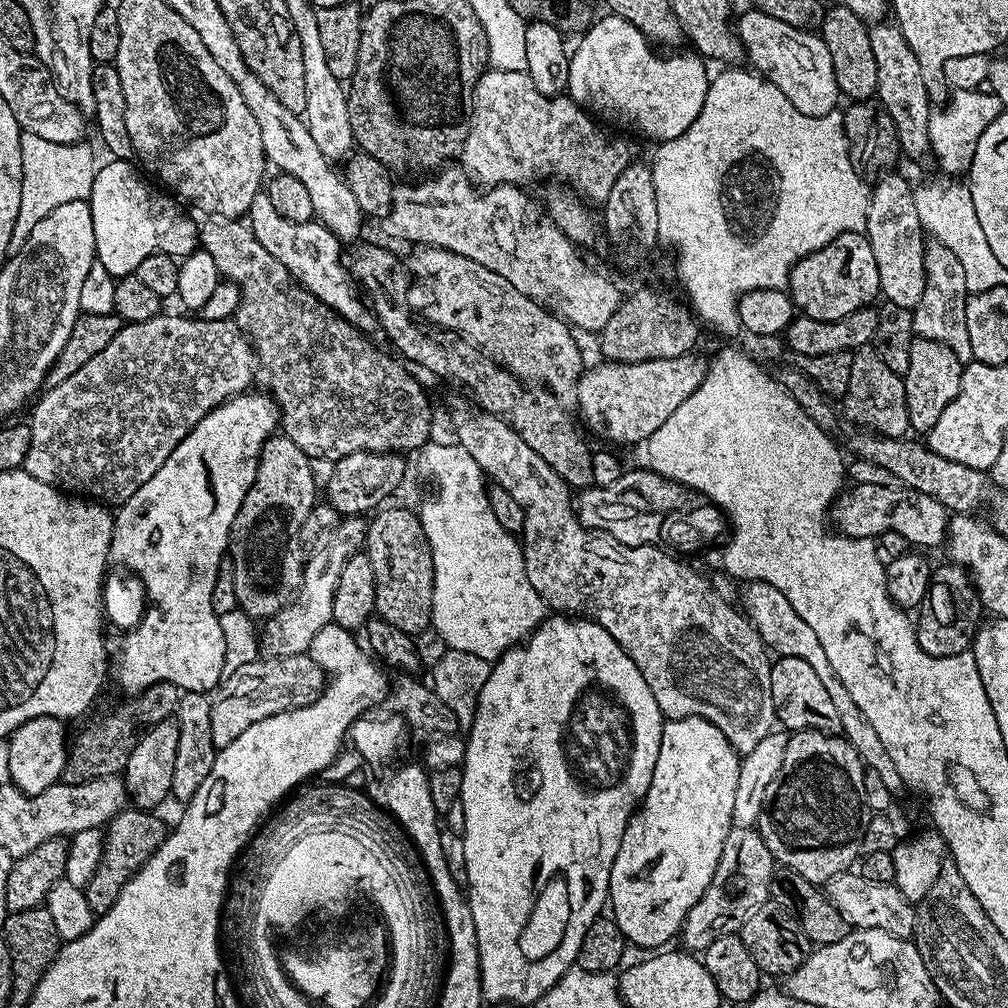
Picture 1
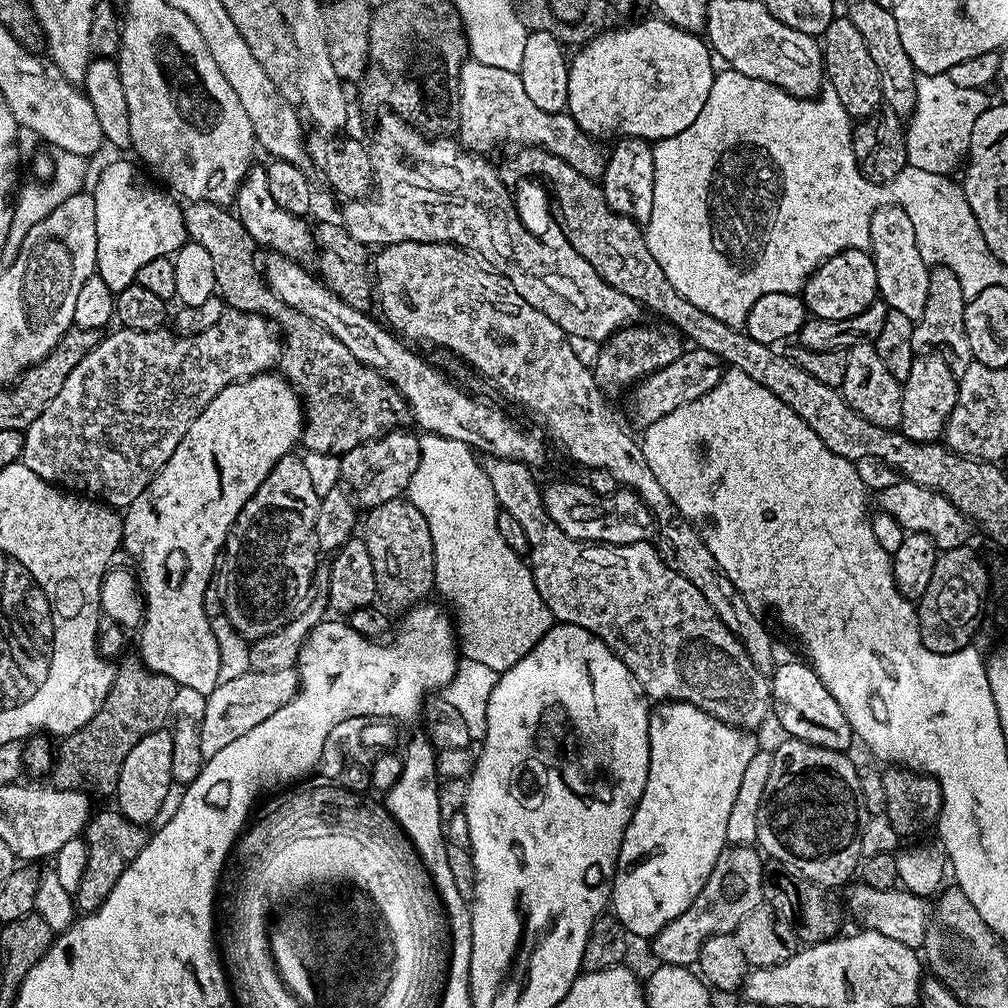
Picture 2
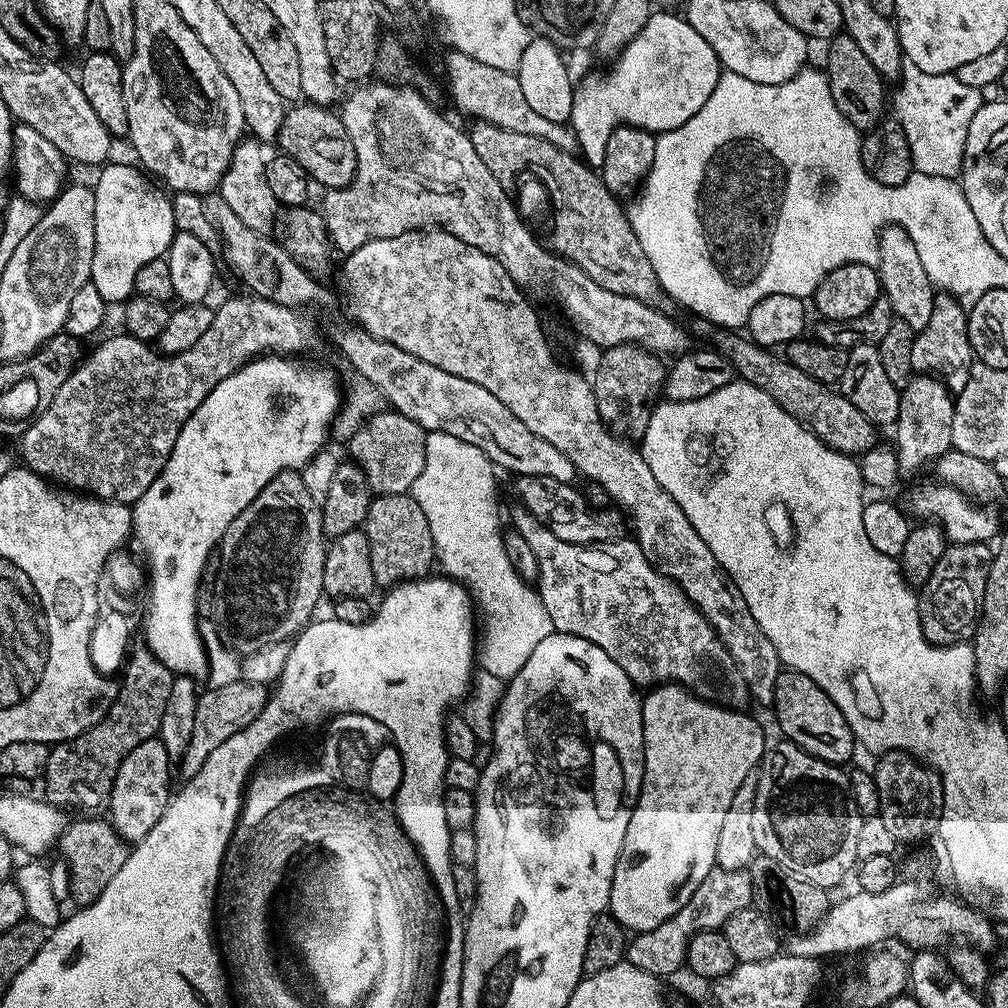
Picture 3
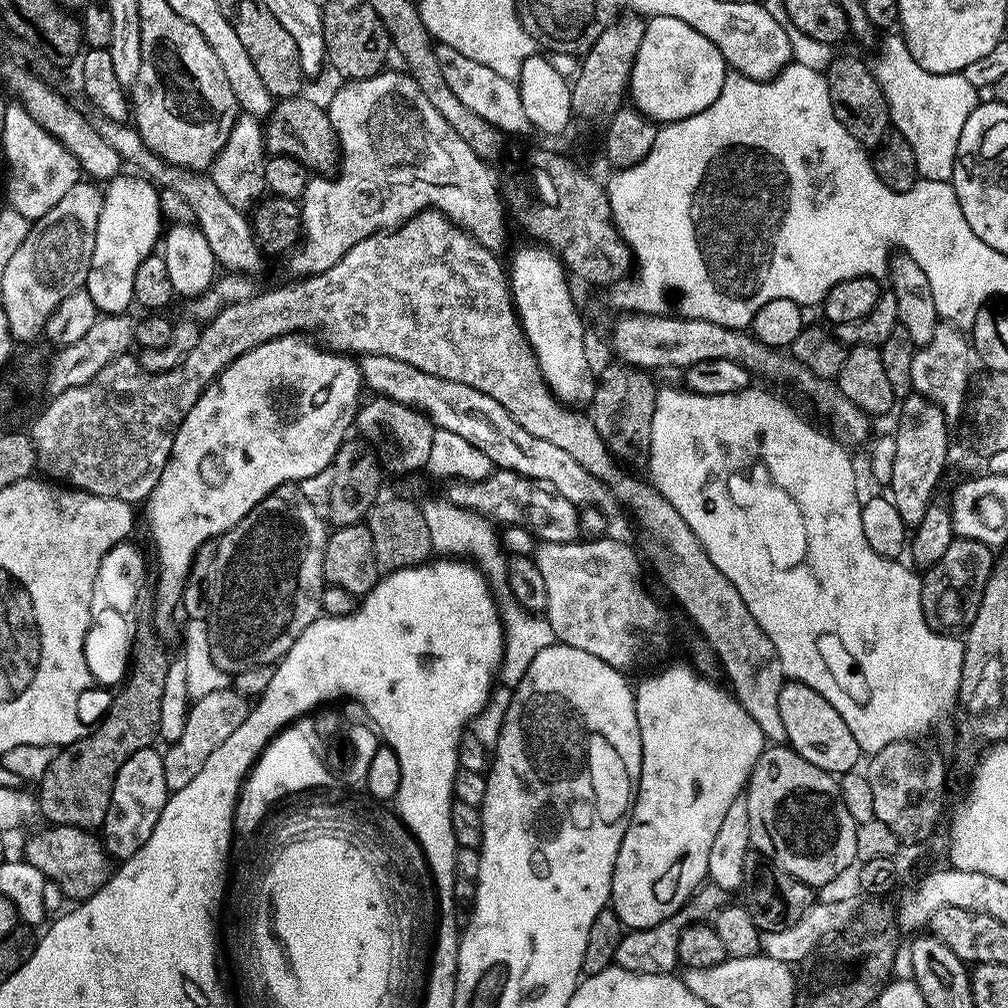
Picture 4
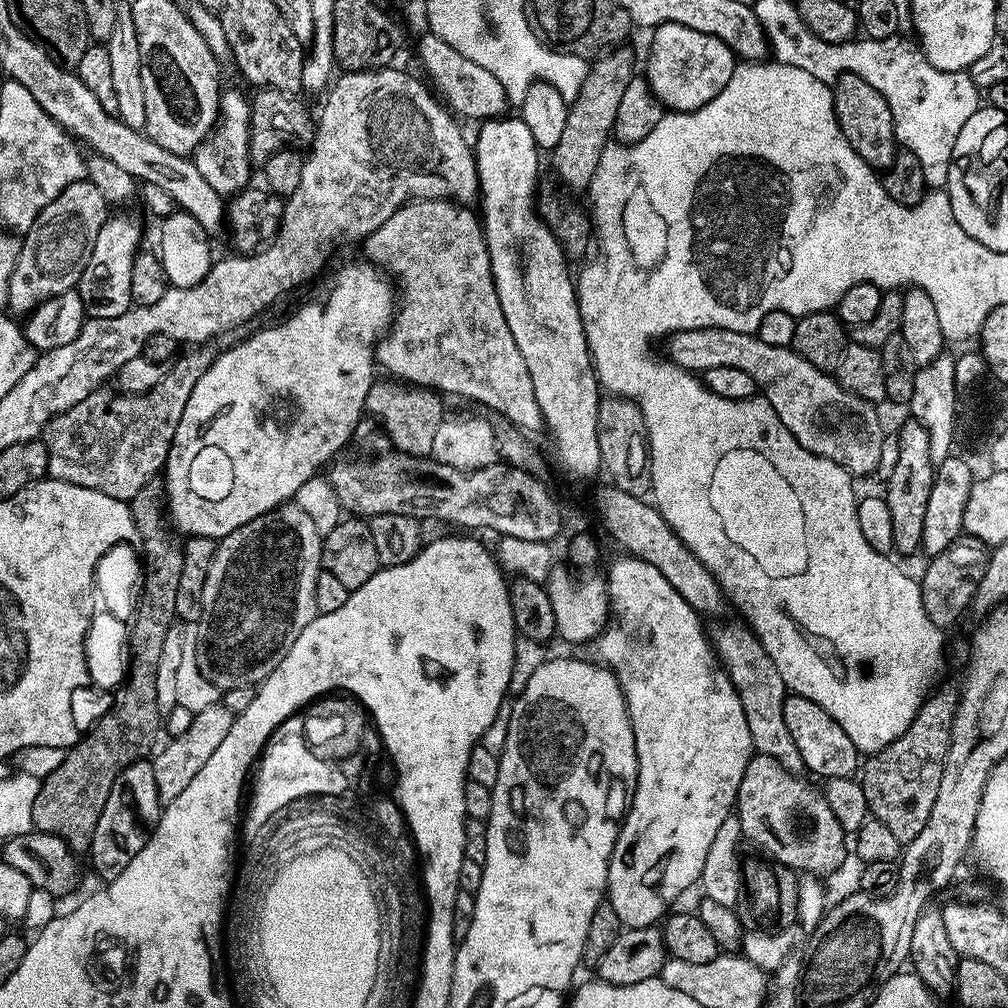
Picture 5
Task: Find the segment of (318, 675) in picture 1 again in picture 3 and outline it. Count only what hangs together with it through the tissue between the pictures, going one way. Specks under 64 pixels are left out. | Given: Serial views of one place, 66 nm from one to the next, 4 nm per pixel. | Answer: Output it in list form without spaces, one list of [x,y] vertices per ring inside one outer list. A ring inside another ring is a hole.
[[[243,682],[232,685],[212,688],[208,693],[201,695],[196,702],[196,713],[194,714],[194,734],[190,734],[190,746],[186,746],[184,756],[178,761],[178,772],[180,768],[181,777],[187,778],[198,774],[202,770],[202,762],[230,738],[230,734],[238,734],[244,731],[254,718],[264,709],[268,702],[269,693],[261,685],[245,684]]]

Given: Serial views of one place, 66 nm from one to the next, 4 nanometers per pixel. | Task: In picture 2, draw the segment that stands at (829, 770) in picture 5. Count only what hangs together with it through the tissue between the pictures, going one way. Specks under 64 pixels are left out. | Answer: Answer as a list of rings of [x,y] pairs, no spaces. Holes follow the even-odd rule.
[[[788,660],[785,664],[777,663],[770,673],[770,683],[772,686],[772,707],[771,715],[776,716],[776,720],[785,728],[787,735],[794,740],[810,742],[816,746],[826,746],[826,750],[838,750],[839,752],[848,752],[851,744],[854,744],[854,733],[842,706],[834,702],[834,694],[826,690],[822,678],[812,669],[811,663],[800,660]]]

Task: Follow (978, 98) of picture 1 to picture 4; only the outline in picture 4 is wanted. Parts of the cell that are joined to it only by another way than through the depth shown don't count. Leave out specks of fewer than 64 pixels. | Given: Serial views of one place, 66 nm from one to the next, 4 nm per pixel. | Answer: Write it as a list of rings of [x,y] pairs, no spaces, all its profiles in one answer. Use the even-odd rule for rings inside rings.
[[[888,34],[879,45],[880,57],[871,65],[884,97],[888,103],[890,124],[899,135],[910,142],[914,150],[917,173],[925,180],[951,181],[958,150],[958,138],[962,138],[962,126],[976,109],[978,90],[966,82],[963,74],[930,74],[914,62],[910,50],[900,34]]]

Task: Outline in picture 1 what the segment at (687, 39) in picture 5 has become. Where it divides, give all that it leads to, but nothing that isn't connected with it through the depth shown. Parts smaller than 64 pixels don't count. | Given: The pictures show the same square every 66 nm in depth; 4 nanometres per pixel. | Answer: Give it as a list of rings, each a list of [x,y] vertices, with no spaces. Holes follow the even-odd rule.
[[[604,14],[601,20],[599,17],[579,40],[580,45],[576,49],[573,47],[569,55],[569,82],[566,92],[574,103],[593,117],[601,121],[613,120],[624,128],[633,128],[634,131],[649,136],[655,142],[663,142],[683,134],[704,109],[710,72],[704,69],[705,61],[699,55],[659,56],[648,37],[642,34],[642,30],[626,22],[626,18],[611,14]]]

